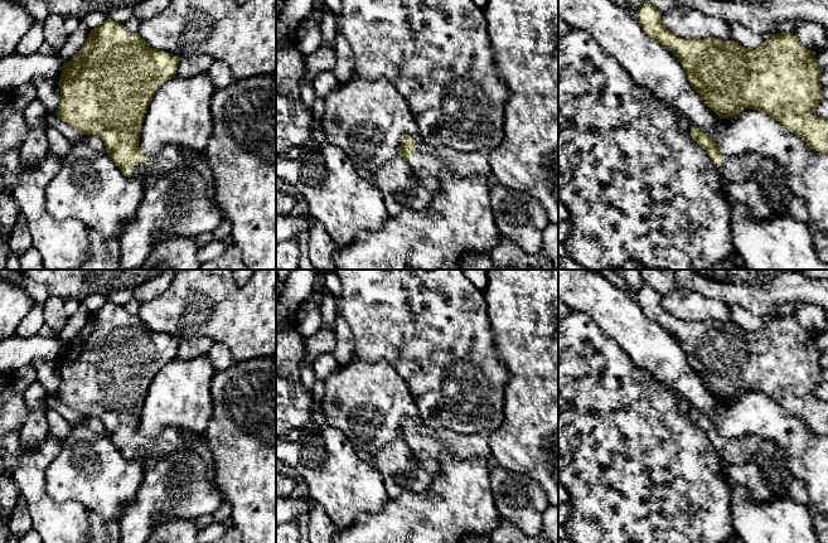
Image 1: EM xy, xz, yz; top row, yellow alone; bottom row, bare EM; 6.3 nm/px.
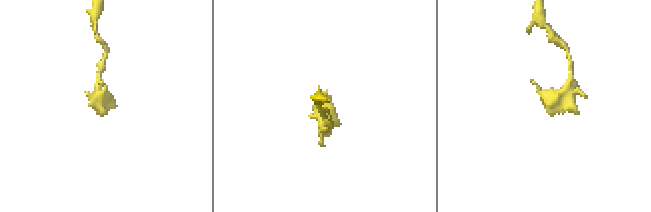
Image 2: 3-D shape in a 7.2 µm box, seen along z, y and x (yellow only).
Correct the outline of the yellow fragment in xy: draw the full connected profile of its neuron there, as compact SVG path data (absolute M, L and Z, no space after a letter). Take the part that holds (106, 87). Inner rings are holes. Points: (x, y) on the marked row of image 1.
M110 18L91 29L83 47L64 63L59 78L60 102L57 116L82 135L97 135L106 145L111 159L126 176L173 173L178 168L192 168L204 179L209 198L216 198L212 170L202 159L185 159L179 147L165 146L156 155L144 155L139 140L147 106L164 83L174 78L179 58L151 48L139 33Z

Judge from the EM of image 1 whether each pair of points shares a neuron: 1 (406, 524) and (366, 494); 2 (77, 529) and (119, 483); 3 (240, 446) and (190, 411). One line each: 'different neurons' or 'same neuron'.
1: different neurons
2: different neurons
3: different neurons

